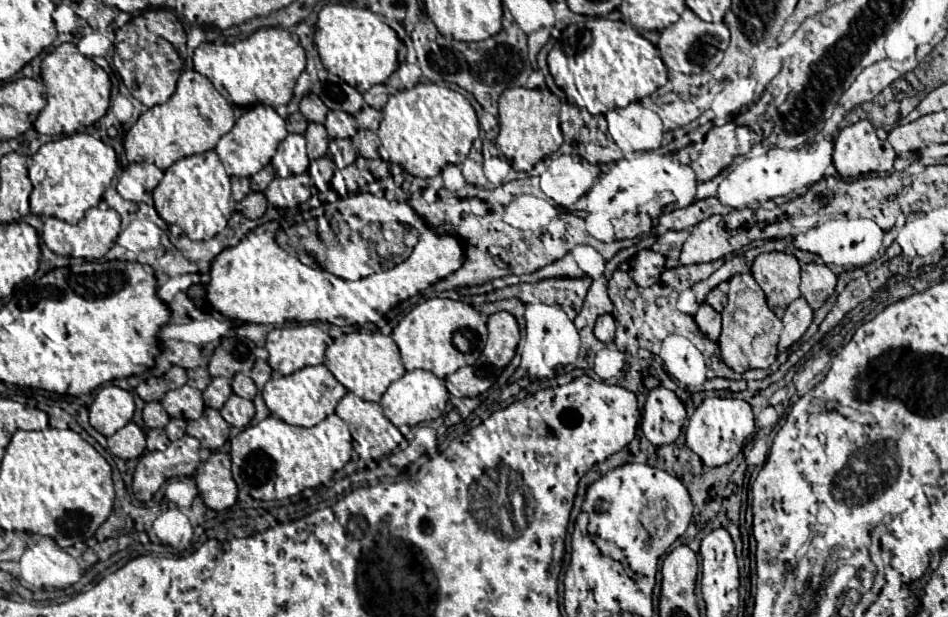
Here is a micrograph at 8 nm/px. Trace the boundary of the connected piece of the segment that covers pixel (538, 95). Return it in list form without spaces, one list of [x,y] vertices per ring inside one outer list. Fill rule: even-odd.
[[[510,87],[500,95],[498,111],[500,133],[496,139],[496,147],[506,155],[506,159],[516,171],[530,171],[538,161],[560,149],[564,141],[558,121],[560,99],[552,95],[546,87],[544,89]]]

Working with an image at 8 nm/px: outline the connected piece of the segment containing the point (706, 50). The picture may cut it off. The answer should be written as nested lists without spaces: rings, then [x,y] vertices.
[[[686,9],[680,19],[666,27],[660,35],[658,49],[664,65],[670,71],[680,71],[680,73],[700,73],[700,71],[712,71],[720,61],[730,43],[730,33],[724,23],[706,23],[700,17],[696,17],[690,9]]]

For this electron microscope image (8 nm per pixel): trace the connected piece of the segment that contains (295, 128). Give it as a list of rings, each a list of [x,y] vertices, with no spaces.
[[[292,113],[292,115],[288,115],[286,125],[288,125],[288,131],[290,131],[290,133],[304,133],[308,121],[306,121],[300,113]]]

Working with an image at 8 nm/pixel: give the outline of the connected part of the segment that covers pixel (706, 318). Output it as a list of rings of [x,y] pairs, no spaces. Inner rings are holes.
[[[702,303],[698,313],[694,315],[696,325],[700,327],[700,331],[704,331],[704,335],[712,341],[718,341],[720,337],[720,313],[716,309],[712,309],[708,303]]]

